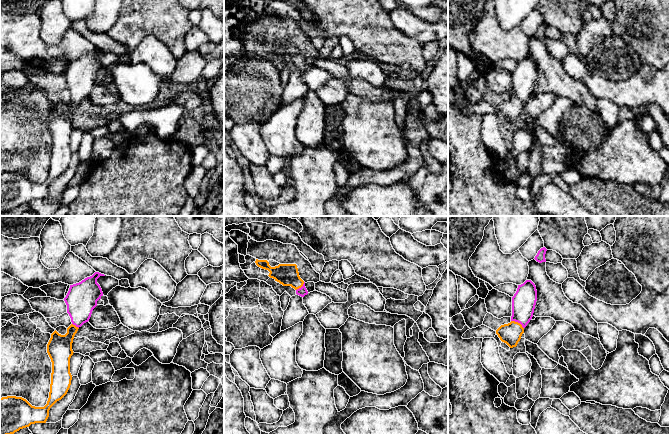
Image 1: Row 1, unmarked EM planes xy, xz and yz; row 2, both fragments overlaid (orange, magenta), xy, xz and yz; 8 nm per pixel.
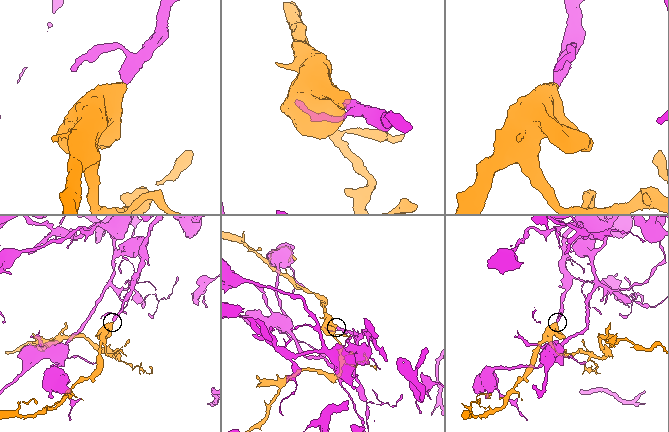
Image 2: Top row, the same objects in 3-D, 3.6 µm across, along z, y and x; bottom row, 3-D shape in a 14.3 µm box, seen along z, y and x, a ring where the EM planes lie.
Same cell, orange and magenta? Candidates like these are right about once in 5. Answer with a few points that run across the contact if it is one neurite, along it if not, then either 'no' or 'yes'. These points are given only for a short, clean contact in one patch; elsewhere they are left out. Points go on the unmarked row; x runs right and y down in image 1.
line yz (510, 109), (516, 103), (517, 98), (522, 89), (524, 76); yes

